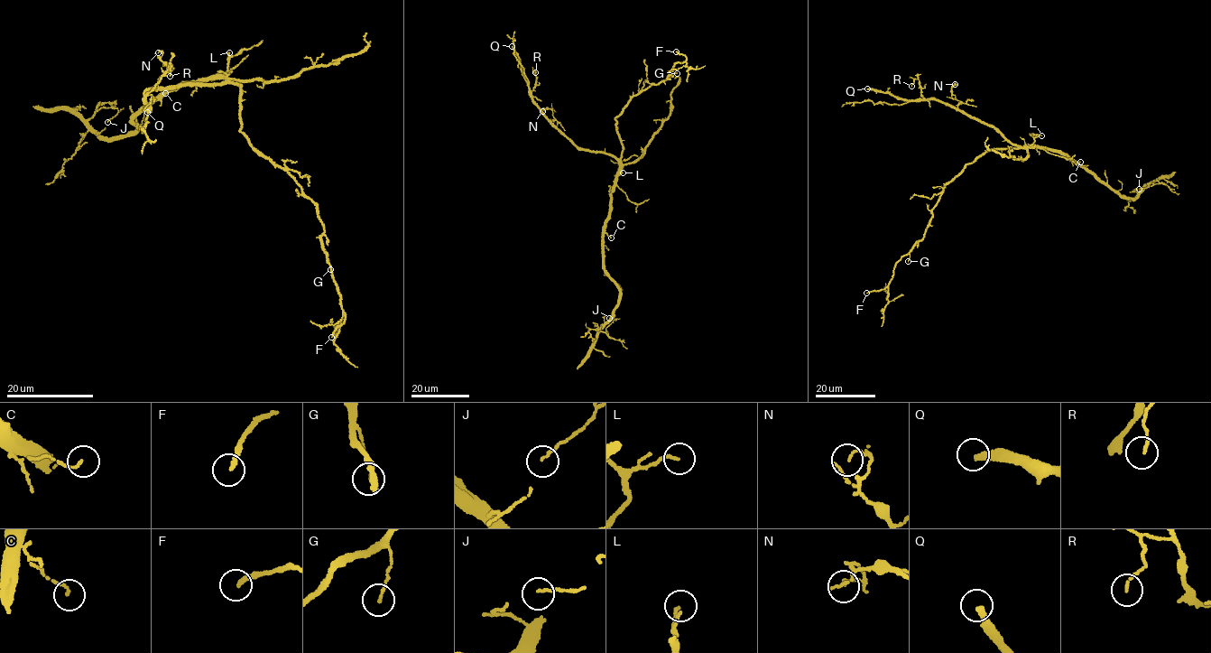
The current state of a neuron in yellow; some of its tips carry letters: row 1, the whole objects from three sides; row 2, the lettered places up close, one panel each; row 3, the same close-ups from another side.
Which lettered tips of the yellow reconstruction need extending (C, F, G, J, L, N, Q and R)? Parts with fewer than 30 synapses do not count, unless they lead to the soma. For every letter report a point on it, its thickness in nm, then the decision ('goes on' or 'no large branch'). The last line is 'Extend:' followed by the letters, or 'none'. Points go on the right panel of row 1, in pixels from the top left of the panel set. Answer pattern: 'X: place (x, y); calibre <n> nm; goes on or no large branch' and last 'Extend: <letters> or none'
C: place (1080, 162); calibre 100 nm; no large branch
F: place (866, 293); calibre 200 nm; no large branch
G: place (908, 261); calibre 130 nm; no large branch
J: place (1139, 189); calibre 100 nm; no large branch
L: place (1041, 135); calibre 130 nm; no large branch
N: place (955, 84); calibre 80 nm; no large branch
Q: place (867, 88); calibre 320 nm; goes on
R: place (911, 86); calibre 100 nm; no large branch
Extend: Q

